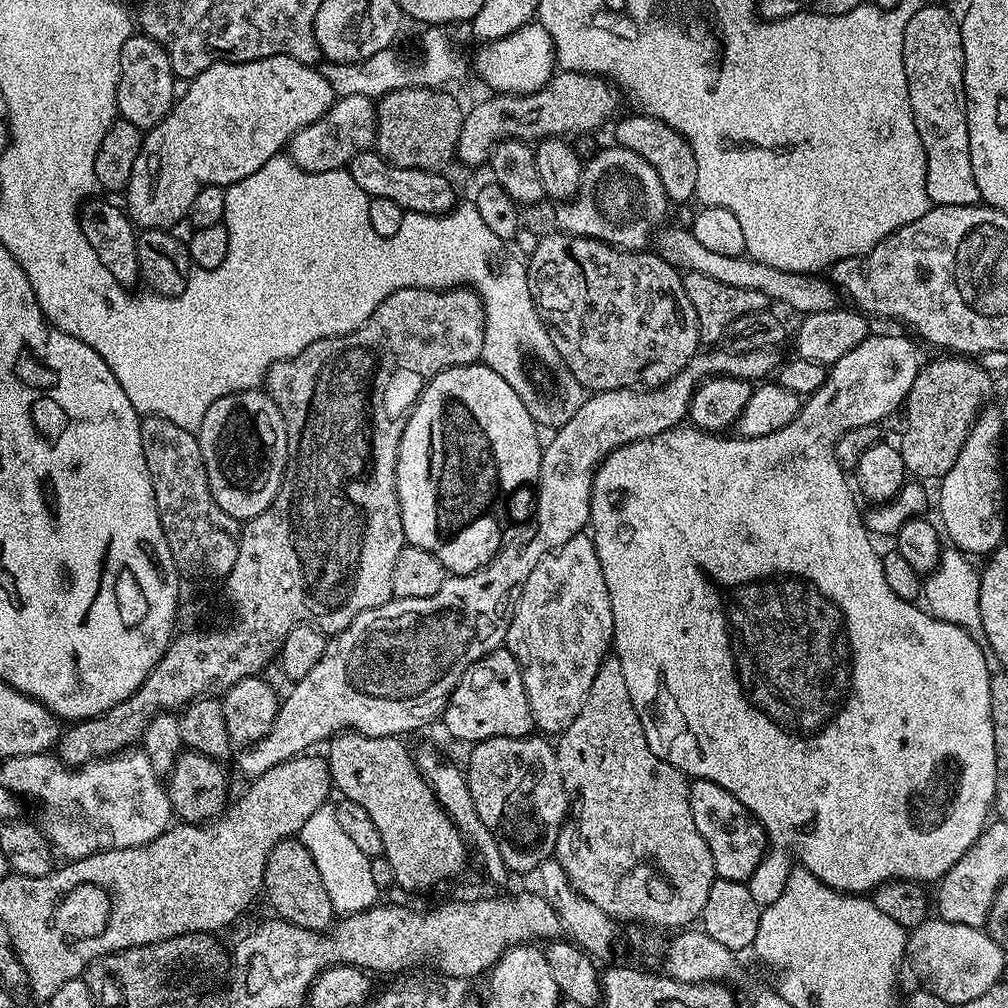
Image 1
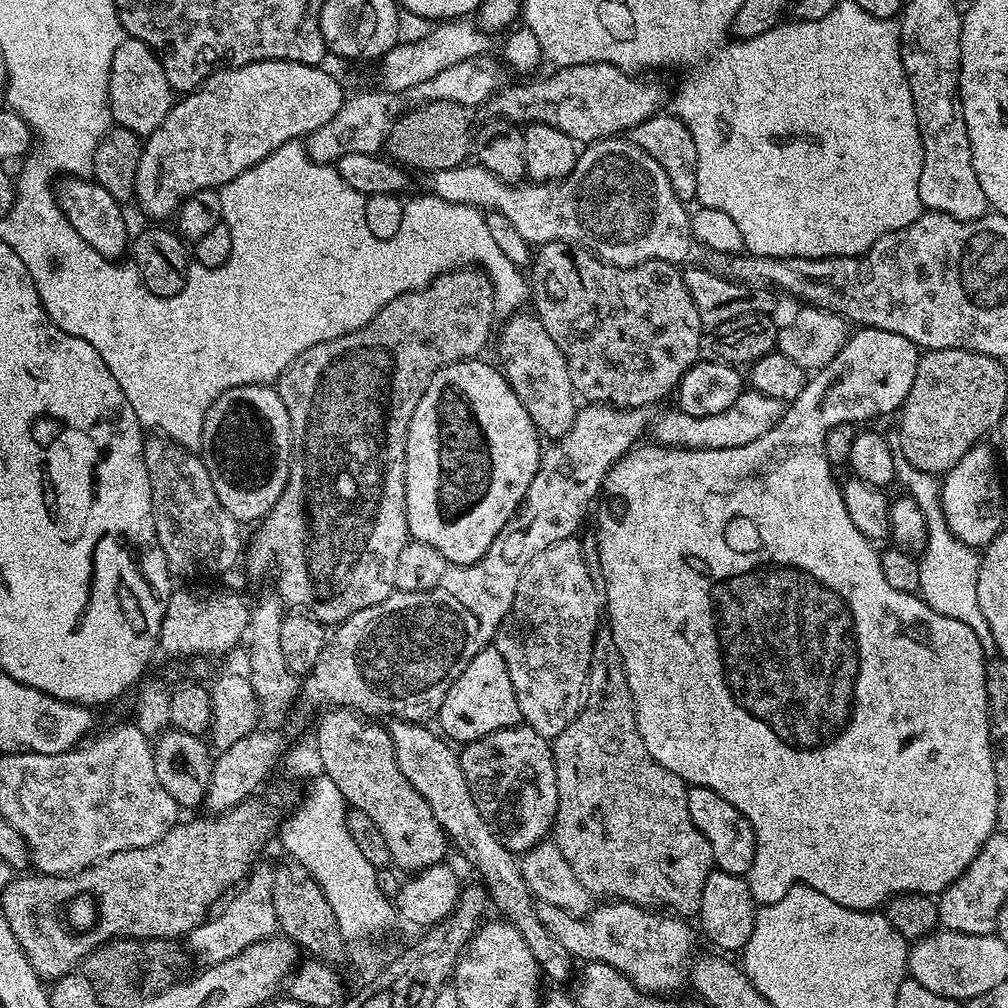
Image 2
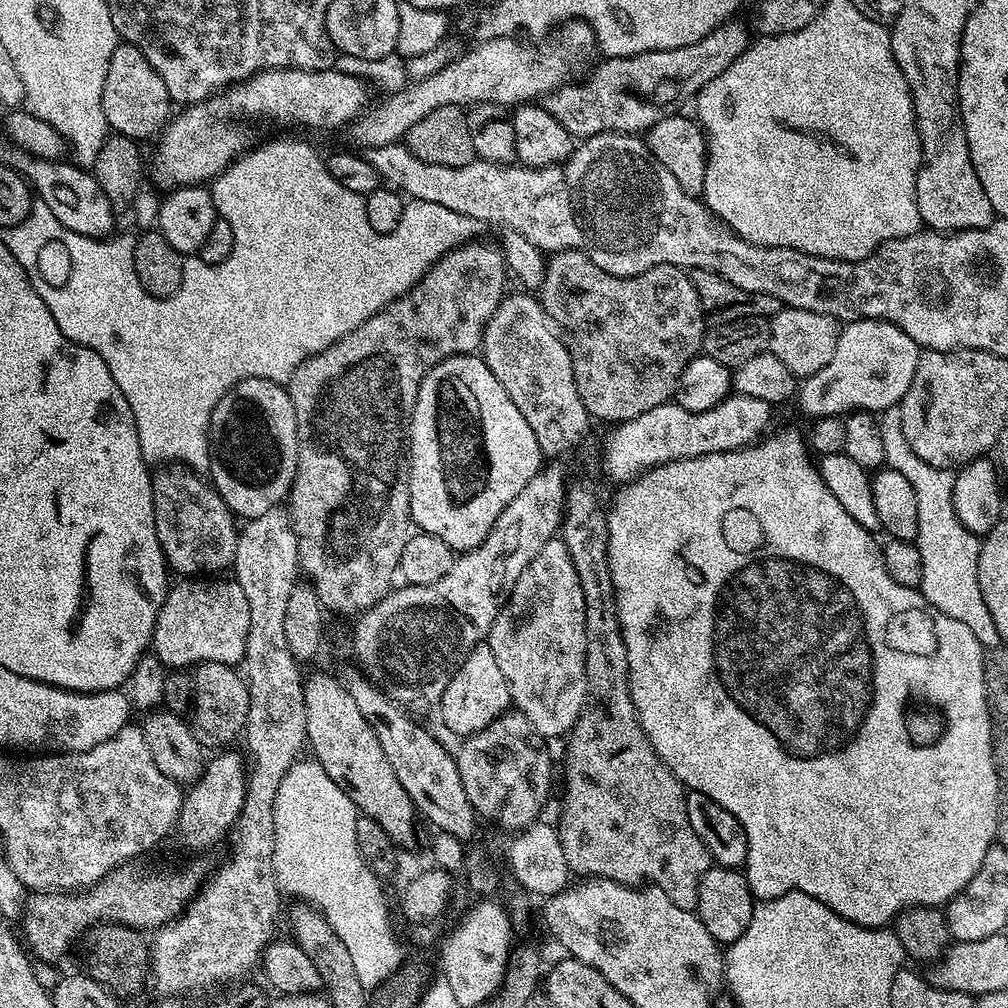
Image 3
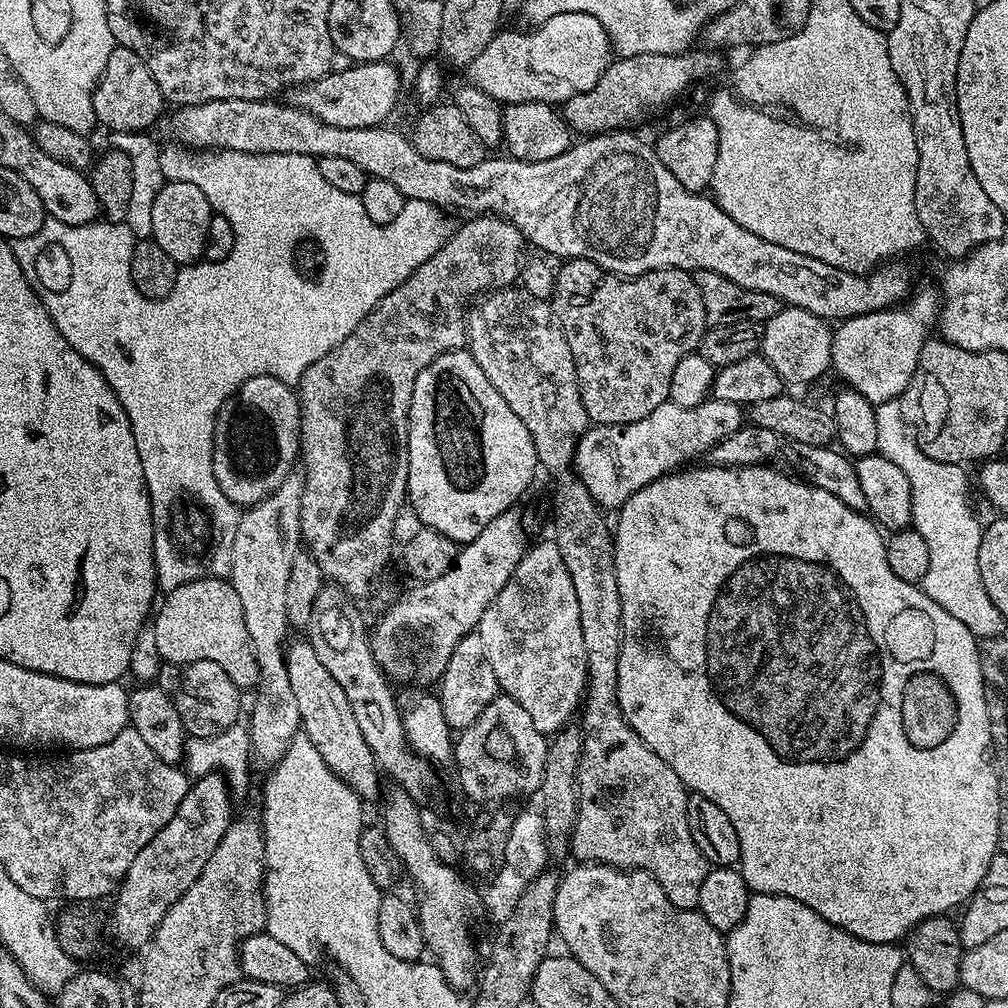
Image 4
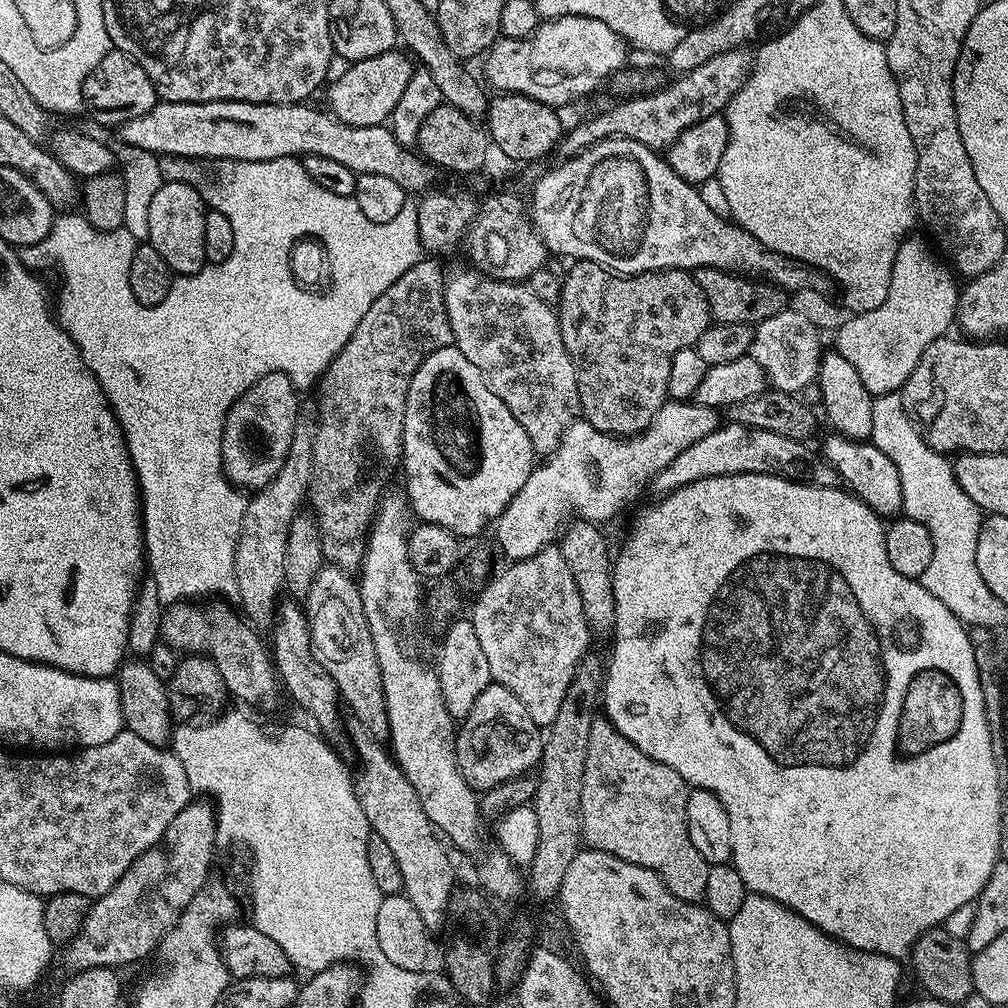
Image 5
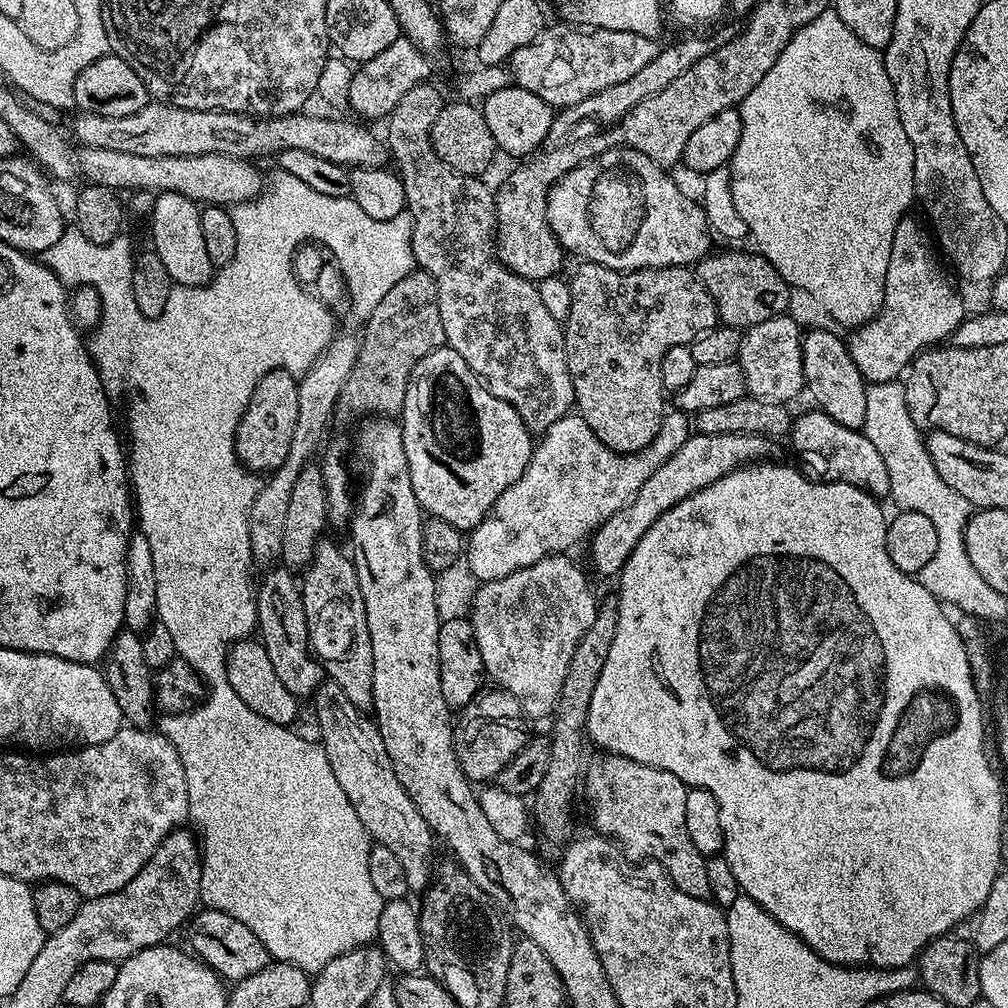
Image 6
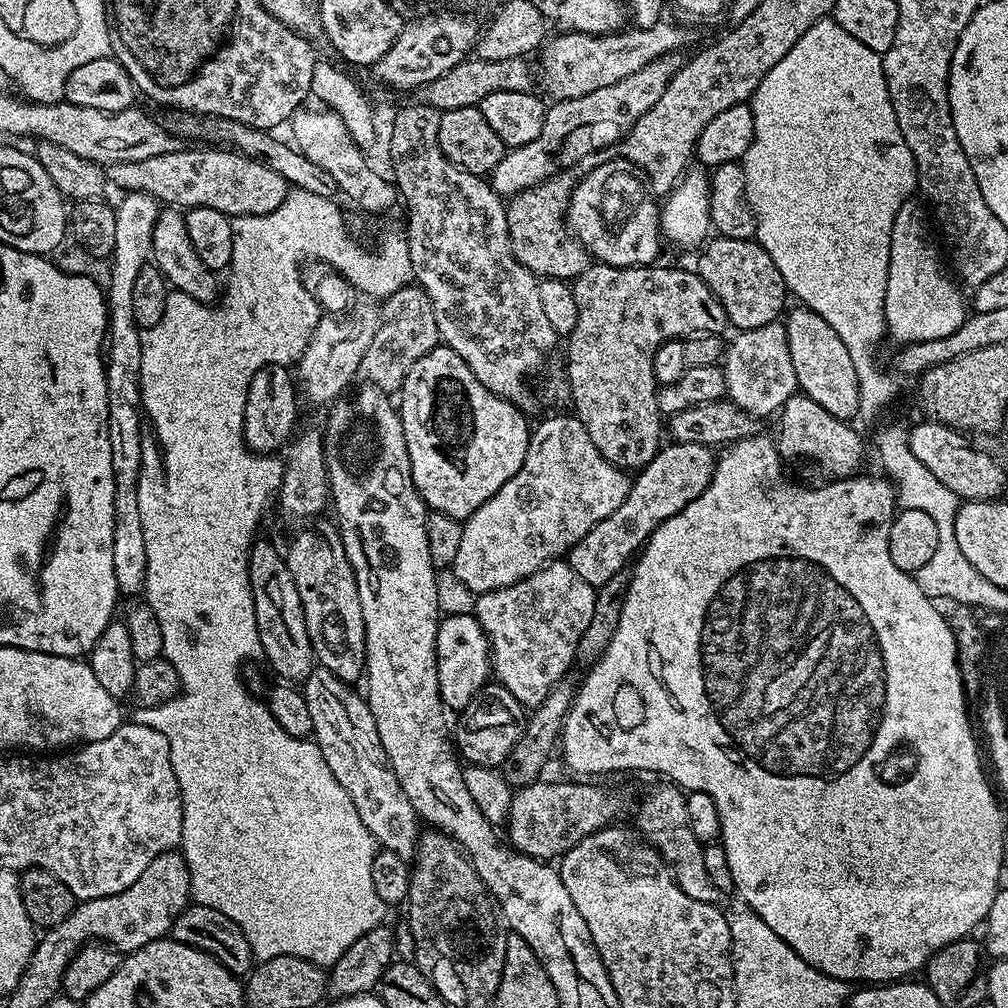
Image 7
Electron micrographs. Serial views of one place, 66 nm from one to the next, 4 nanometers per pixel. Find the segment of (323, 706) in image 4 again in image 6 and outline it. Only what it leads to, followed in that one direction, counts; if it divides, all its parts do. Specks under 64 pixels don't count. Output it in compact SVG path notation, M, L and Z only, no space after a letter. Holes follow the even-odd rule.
M283 566L272 568L264 577L259 577L256 594L256 622L258 640L264 644L271 665L279 681L294 696L311 697L325 679L326 673L316 659L312 644L308 641L308 623L304 600L300 597L300 584L291 571Z

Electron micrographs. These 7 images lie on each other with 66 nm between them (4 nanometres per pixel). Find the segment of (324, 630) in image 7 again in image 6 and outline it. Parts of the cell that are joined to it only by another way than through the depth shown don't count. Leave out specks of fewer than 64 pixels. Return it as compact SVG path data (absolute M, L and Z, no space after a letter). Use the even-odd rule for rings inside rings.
M328 539L317 542L312 561L302 572L300 597L306 610L308 641L327 679L339 686L356 708L368 710L372 706L374 654L370 646L370 630L366 626L366 602L362 602L362 590L358 586L356 565L352 563L351 555Z

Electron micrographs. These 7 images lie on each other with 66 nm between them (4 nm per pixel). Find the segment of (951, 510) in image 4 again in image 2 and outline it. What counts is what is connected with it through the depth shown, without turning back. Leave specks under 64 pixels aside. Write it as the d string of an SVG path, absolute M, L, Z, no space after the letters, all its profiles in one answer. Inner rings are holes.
M898 450L894 451L895 483L901 484L903 491L918 502L922 514L926 514L926 530L928 538L922 548L920 562L920 590L919 595L938 614L946 618L954 618L963 622L974 630L974 638L986 650L995 649L994 634L990 634L990 626L986 618L982 618L982 609L978 606L978 570L980 569L980 556L977 549L966 546L946 526L946 514L940 505L941 481L933 473L918 470L918 466L910 466L906 458Z

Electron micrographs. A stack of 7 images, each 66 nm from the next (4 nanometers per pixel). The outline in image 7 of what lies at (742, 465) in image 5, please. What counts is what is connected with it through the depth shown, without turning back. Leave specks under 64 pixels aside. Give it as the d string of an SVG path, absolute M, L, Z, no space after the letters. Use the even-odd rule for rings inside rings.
M665 443L654 459L635 473L622 506L618 506L610 518L602 518L602 522L593 526L590 534L586 534L586 538L582 538L566 554L566 562L574 570L577 581L595 590L610 582L614 574L625 571L658 525L666 522L666 518L674 518L674 514L690 506L694 498L707 490L714 471L712 452L707 444Z

